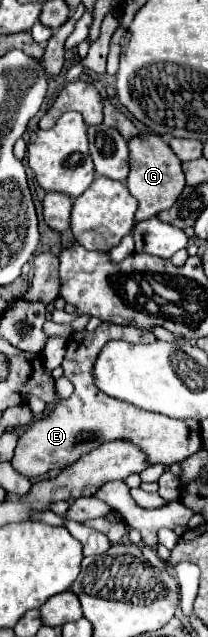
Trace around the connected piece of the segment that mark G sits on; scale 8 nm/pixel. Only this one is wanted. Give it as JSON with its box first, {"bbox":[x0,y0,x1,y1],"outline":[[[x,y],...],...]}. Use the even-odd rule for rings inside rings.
{"bbox":[127,133,185,221],"outline":[[[141,133],[139,137],[129,141],[129,165],[131,165],[131,171],[127,177],[127,189],[139,201],[135,221],[151,219],[157,213],[169,209],[183,193],[185,173],[183,173],[181,161],[175,157],[171,147],[155,133]]]}

